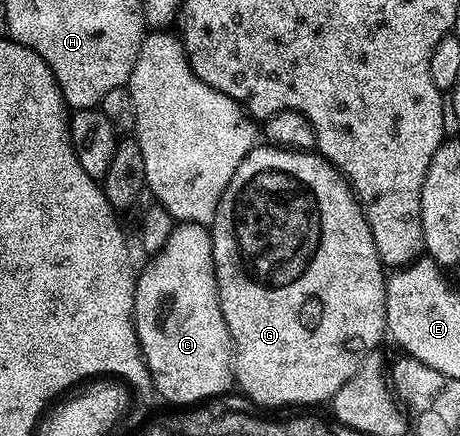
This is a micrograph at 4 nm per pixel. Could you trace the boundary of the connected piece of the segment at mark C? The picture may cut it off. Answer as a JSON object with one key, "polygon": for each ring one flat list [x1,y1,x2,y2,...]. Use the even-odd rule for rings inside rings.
{"polygon":[[180,224,173,227,166,246,151,257,136,278,134,310,136,337,140,339,140,354,148,363,148,373,152,376,152,387,157,397,180,406,196,406,208,402,211,396,220,396,234,388,234,349,232,335,222,318,212,234,203,224]]}

